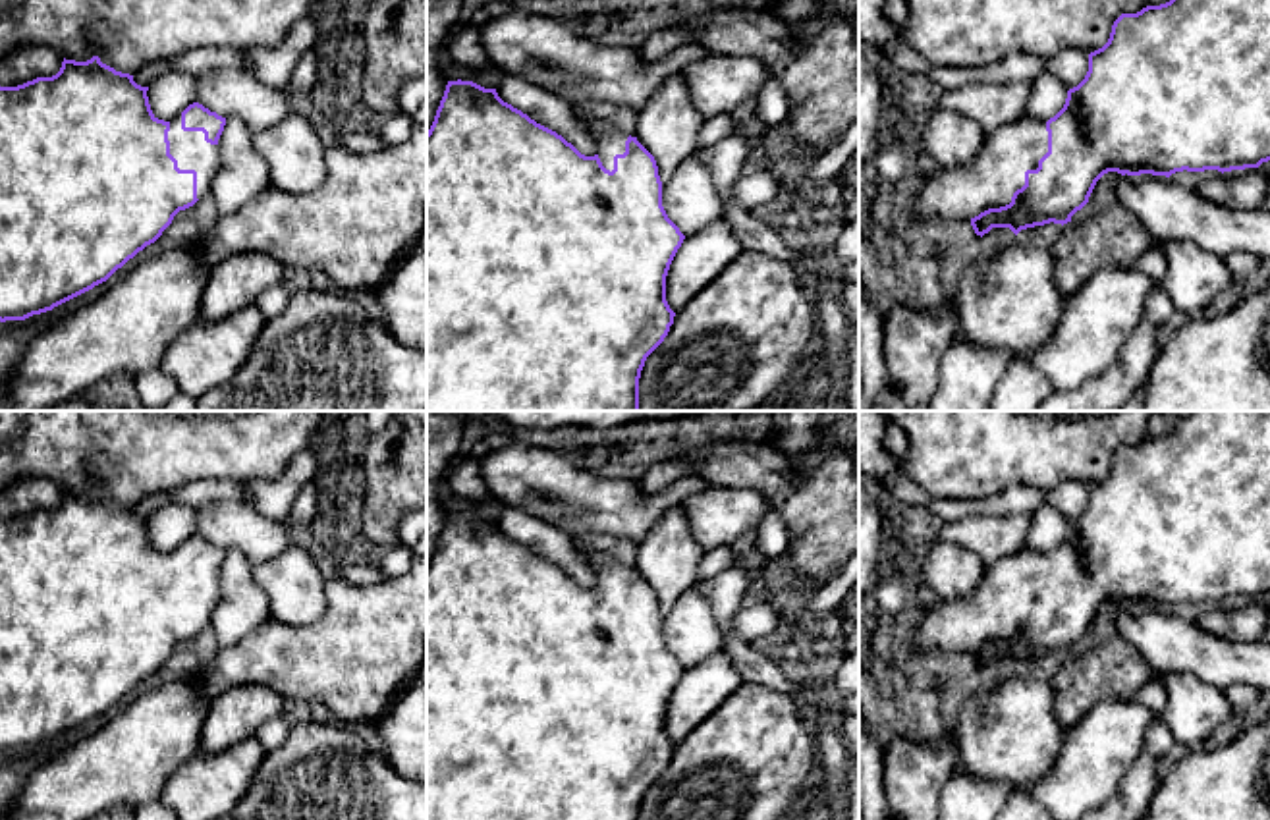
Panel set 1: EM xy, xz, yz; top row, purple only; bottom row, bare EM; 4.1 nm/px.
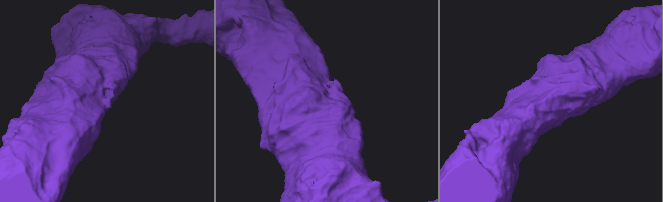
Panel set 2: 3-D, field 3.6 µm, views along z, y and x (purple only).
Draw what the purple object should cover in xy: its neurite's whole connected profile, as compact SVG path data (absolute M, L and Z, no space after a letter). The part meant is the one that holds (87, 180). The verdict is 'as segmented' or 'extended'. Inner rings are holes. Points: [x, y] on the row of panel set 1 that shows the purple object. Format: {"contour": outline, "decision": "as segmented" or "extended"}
{"contour": "M98 56L87 62L64 58L60 71L52 77L37 77L17 87L0 87L0 322L25 320L33 314L52 311L106 282L129 259L154 243L179 210L210 195L210 185L218 170L218 139L226 118L193 102L170 122L158 120L151 110L147 91L149 87L137 85L133 75L116 71L102 64Z", "decision": "extended"}

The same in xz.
{"contour": "M448 81L434 122L427 131L427 411L639 411L639 378L647 357L664 342L674 324L676 313L666 301L666 276L670 264L681 247L685 235L668 218L662 206L662 181L654 156L637 141L618 127L604 122L589 122L579 112L575 118L585 131L596 141L596 154L585 156L556 131L537 123L521 110L504 102L496 89L484 89L473 81Z", "decision": "extended"}

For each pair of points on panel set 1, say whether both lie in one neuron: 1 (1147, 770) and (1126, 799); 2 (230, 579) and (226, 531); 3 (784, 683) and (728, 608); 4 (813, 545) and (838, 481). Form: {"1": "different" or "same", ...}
{"1": "same", "2": "different", "3": "same", "4": "same"}

